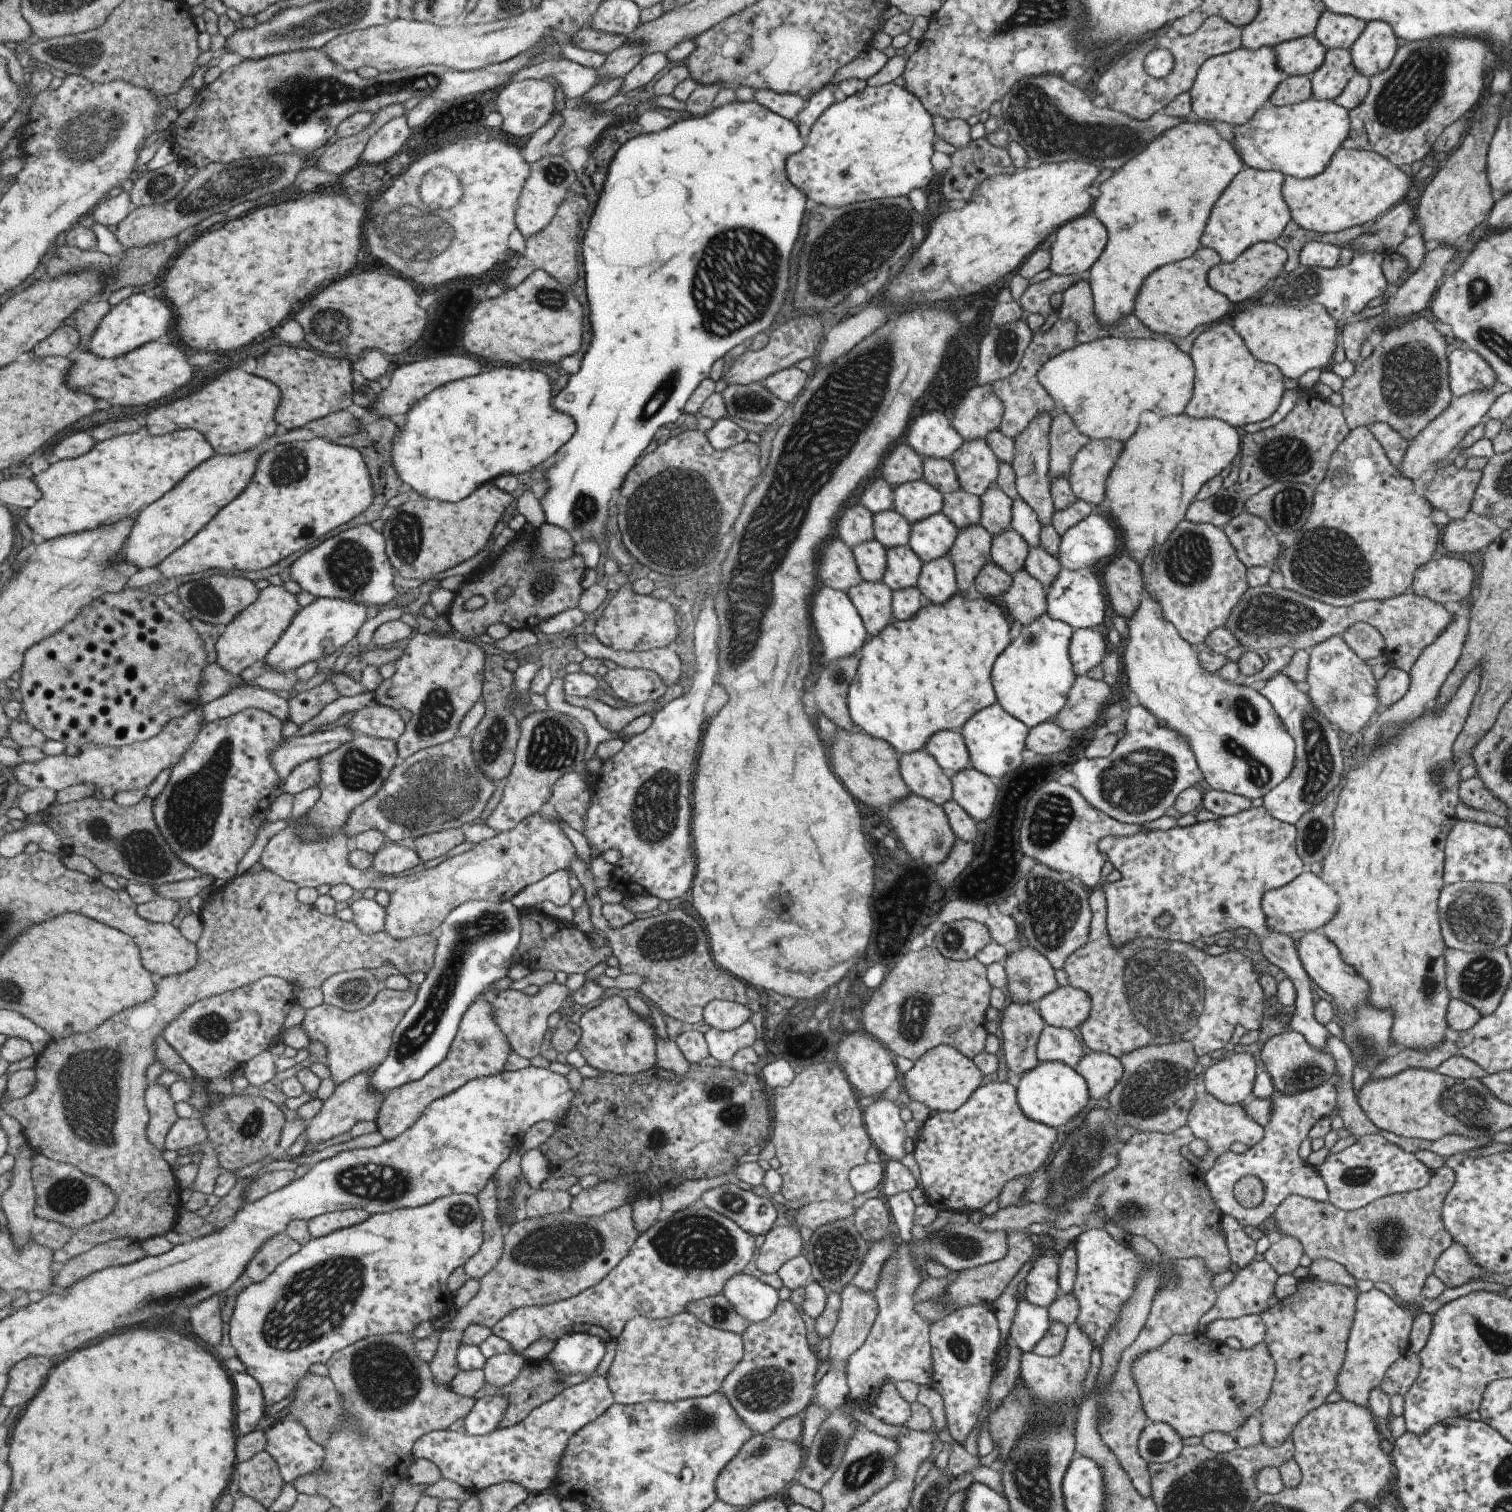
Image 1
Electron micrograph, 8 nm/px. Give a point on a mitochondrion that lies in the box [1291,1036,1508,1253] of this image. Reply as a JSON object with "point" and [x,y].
{"point":[1469,1105]}

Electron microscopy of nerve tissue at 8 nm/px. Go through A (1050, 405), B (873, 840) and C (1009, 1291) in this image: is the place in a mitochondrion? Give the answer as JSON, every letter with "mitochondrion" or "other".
{"A":"other","B":"mitochondrion","C":"other"}

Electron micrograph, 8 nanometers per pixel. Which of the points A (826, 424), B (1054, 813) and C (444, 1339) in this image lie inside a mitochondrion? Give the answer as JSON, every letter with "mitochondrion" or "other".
{"A":"mitochondrion","B":"mitochondrion","C":"other"}

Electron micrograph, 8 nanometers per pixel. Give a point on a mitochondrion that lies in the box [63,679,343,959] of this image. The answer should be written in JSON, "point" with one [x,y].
{"point":[191,809]}

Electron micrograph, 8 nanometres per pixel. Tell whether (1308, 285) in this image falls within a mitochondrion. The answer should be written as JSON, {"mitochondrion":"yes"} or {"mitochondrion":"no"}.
{"mitochondrion":"yes"}

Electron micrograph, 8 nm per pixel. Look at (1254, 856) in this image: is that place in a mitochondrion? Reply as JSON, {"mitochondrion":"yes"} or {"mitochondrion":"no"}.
{"mitochondrion":"no"}

